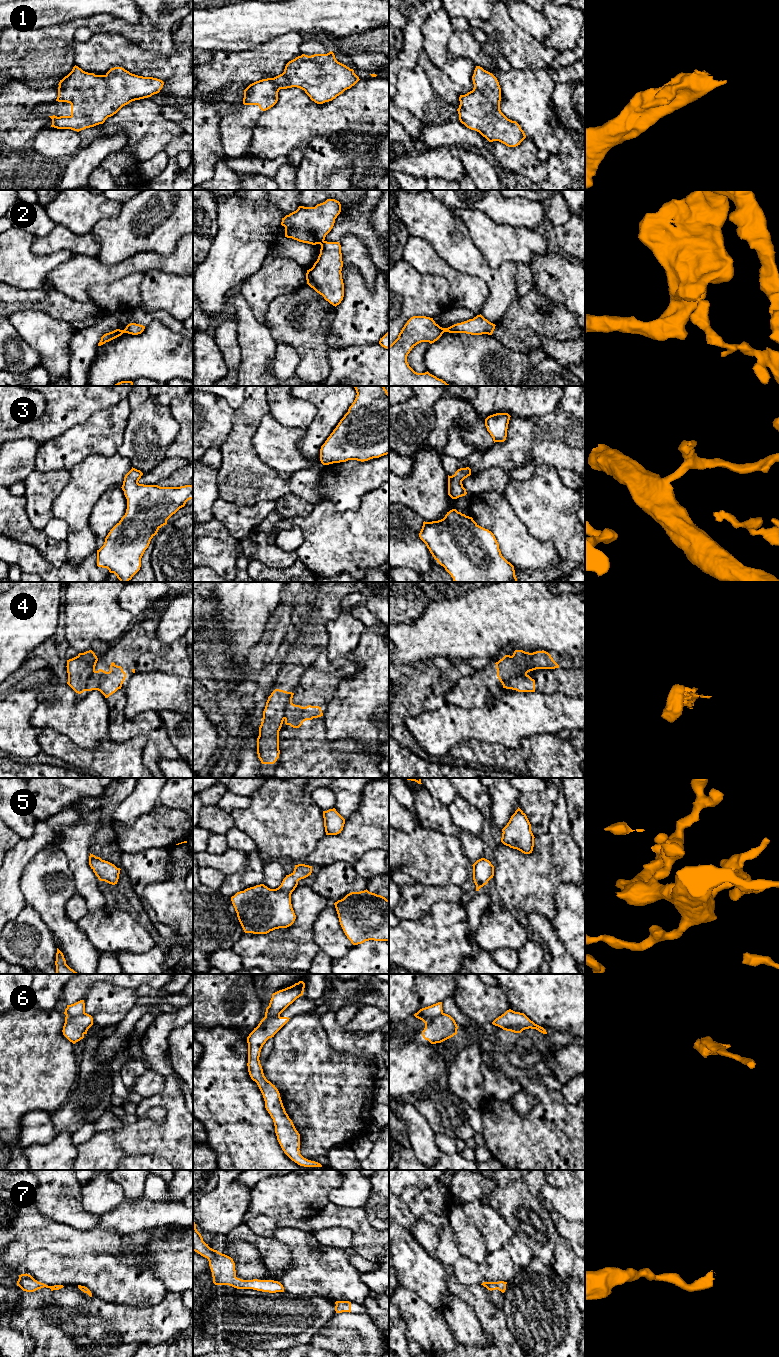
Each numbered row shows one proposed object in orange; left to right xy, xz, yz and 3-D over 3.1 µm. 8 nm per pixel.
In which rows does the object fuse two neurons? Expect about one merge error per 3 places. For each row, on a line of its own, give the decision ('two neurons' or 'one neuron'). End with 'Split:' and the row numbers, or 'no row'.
1: one neuron
2: two neurons
3: one neuron
4: two neurons
5: one neuron
6: two neurons
7: one neuron
Split: 2, 4, 6

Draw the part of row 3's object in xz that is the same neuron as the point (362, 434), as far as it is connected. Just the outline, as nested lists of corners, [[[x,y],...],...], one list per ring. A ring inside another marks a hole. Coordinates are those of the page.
[[[354,386],[356,398],[348,412],[320,449],[320,461],[323,465],[346,462],[348,460],[368,461],[389,454],[389,393],[384,386]]]

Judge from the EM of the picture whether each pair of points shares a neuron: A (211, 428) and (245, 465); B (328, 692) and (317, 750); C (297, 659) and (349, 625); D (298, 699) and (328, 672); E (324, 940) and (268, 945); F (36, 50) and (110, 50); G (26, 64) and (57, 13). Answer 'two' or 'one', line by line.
A: two
B: one
C: two
D: one
E: two
F: two
G: two

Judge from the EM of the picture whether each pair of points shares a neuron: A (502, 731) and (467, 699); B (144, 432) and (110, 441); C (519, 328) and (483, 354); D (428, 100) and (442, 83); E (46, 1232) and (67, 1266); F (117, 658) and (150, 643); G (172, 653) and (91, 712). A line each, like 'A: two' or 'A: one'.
A: two
B: two
C: two
D: two
E: two
F: one
G: two

